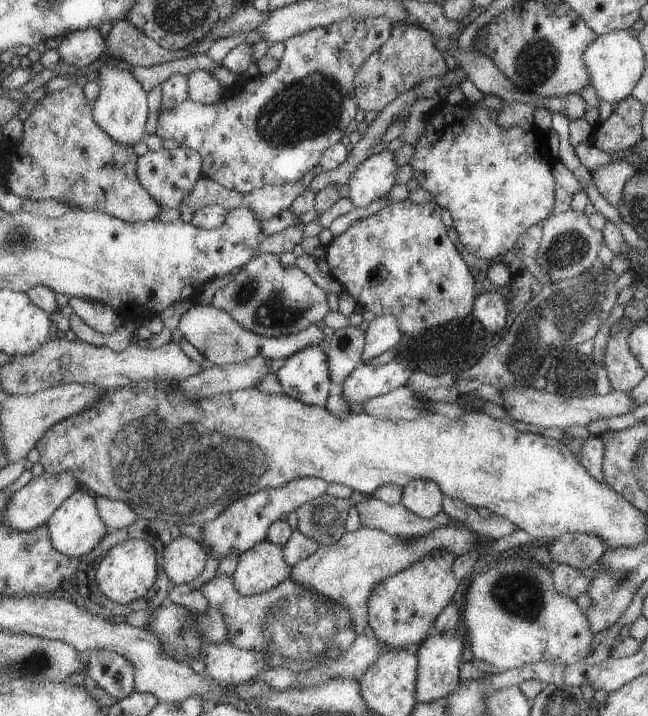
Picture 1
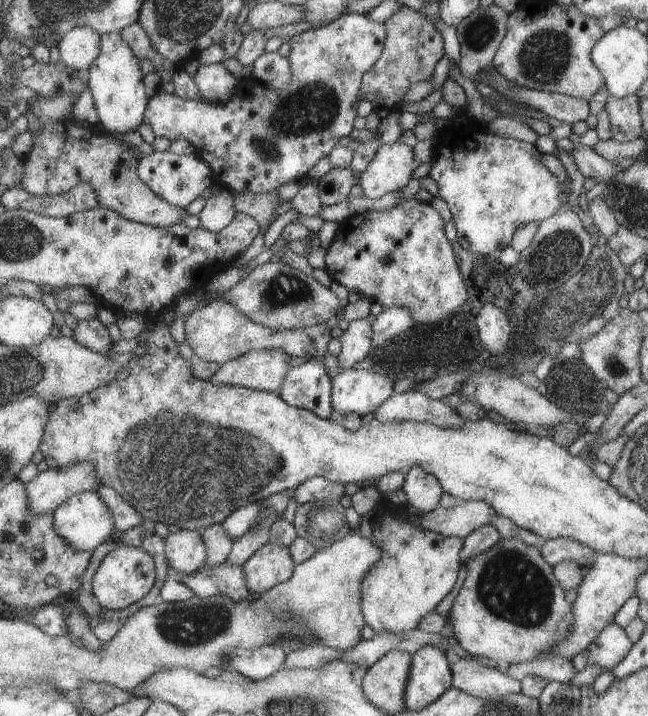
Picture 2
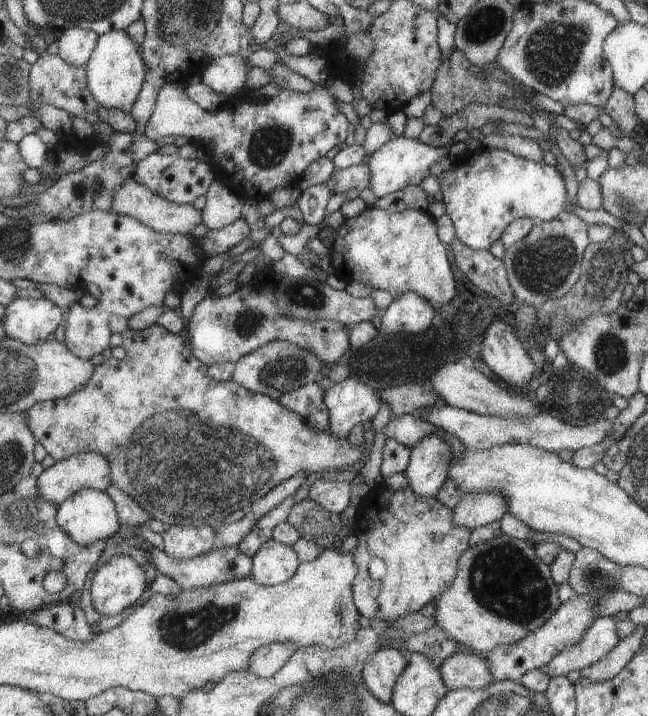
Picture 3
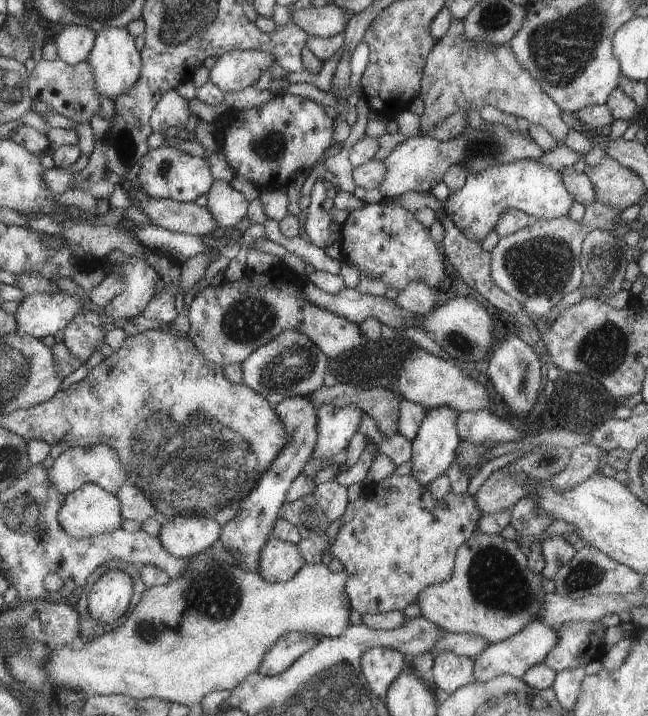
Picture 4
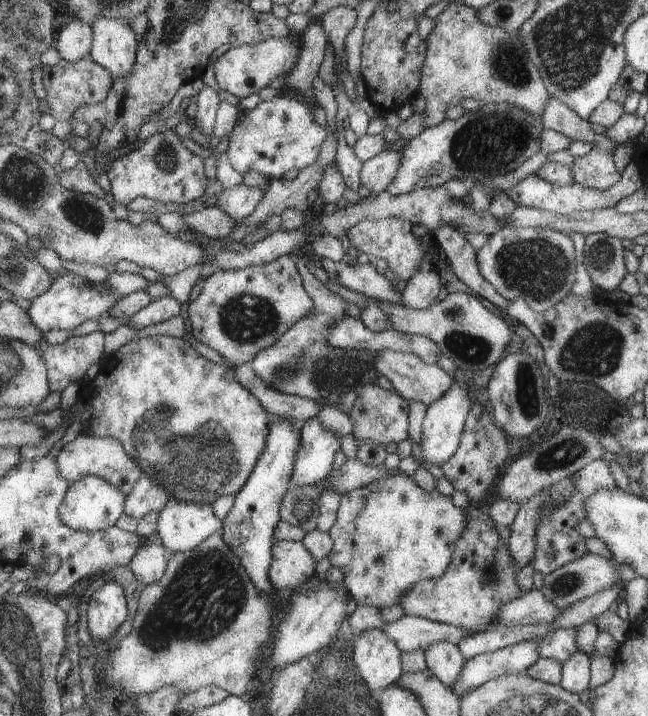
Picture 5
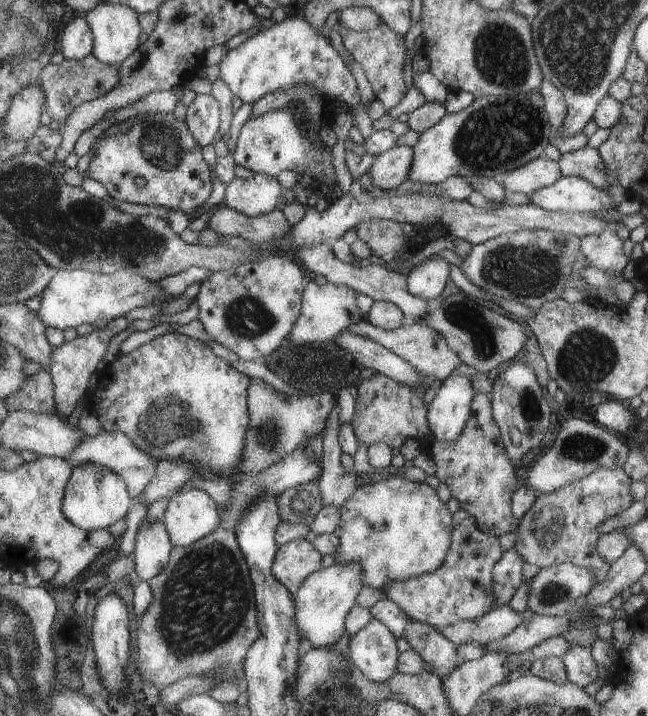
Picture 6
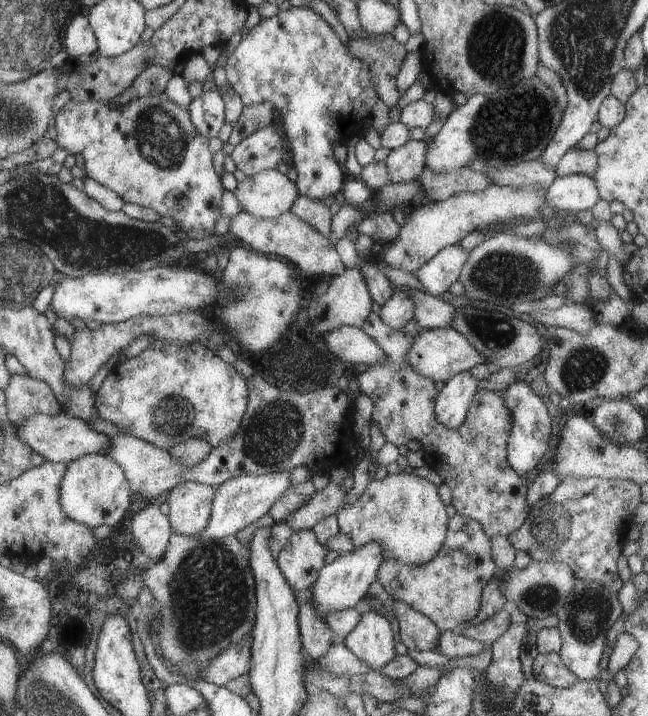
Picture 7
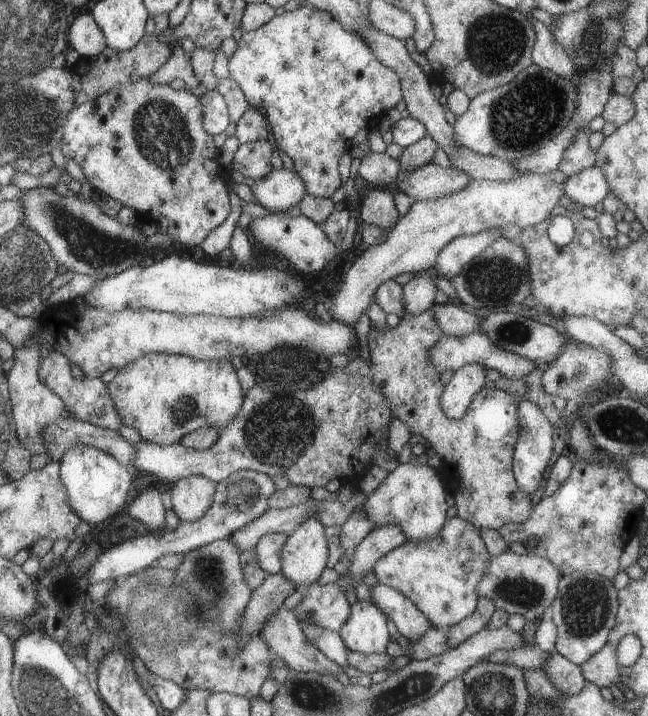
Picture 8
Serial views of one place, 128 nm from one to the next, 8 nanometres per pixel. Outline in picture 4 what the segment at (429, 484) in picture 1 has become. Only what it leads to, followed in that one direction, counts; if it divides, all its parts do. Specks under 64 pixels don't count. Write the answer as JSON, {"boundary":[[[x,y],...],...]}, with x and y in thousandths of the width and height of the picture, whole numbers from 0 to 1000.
{"boundary":[[[674,567],[657,573],[642,608],[633,619],[634,665],[659,680],[670,668],[681,665],[701,642],[711,612],[705,601],[708,574],[696,567]]]}

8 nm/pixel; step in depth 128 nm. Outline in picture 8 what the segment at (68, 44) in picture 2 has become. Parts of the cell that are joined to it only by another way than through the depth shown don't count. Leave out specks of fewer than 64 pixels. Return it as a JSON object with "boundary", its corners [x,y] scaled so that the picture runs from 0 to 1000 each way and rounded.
{"boundary":[[[137,13],[117,21],[108,39],[108,66],[117,70],[123,80],[150,78],[165,66]]]}

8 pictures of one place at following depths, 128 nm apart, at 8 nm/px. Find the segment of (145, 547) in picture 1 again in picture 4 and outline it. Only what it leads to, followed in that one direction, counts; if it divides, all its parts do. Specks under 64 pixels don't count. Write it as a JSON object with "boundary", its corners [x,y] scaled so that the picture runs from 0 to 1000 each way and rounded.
{"boundary":[[[174,791],[171,796],[157,799],[137,827],[134,851],[139,860],[150,872],[181,867],[198,851],[202,827],[205,807],[193,796]]]}

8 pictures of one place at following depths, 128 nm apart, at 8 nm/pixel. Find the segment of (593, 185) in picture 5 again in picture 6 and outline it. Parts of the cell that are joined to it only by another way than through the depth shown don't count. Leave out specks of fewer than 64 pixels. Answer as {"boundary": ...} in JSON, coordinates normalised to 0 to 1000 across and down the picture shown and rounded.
{"boundary":[[[915,205],[866,214],[860,229],[867,244],[904,250],[924,264],[937,258],[935,232],[931,232],[924,211]]]}

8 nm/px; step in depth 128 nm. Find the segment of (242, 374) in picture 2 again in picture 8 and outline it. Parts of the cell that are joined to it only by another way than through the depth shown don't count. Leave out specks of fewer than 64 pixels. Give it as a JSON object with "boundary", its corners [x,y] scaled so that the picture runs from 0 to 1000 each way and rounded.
{"boundary":[[[853,237],[841,243],[810,242],[804,246],[776,251],[776,254],[730,251],[718,258],[718,263],[674,277],[671,279],[640,281],[636,279],[628,297],[616,303],[608,320],[588,341],[569,344],[559,355],[539,372],[539,377],[525,384],[523,402],[503,416],[505,437],[495,441],[500,447],[520,448],[532,454],[545,454],[548,447],[563,437],[577,405],[594,391],[606,390],[608,385],[620,381],[651,380],[660,377],[671,369],[677,351],[687,341],[705,330],[733,327],[742,321],[769,318],[778,316],[799,316],[804,320],[823,316],[844,304],[850,293],[860,288],[866,274],[869,274],[869,254],[875,246],[869,246],[863,237]]]}

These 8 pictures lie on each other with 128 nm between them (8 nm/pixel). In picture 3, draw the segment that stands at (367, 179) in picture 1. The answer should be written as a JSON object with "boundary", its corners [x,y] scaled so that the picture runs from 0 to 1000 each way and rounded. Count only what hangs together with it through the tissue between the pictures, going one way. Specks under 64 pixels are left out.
{"boundary":[[[622,189],[599,196],[566,221],[569,257],[565,261],[573,265],[576,274],[590,275],[628,258],[645,258],[654,250],[653,246],[659,246],[662,229],[668,229],[677,218],[690,215],[690,207],[693,203],[684,207],[659,204],[645,194],[625,193]]]}

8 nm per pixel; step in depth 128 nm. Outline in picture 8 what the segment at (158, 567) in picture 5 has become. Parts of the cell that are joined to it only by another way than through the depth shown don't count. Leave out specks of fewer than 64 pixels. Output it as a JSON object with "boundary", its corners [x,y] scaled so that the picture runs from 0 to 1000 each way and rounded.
{"boundary":[[[239,679],[213,686],[196,704],[194,716],[218,729],[230,743],[242,743],[255,736],[255,711],[248,704],[248,690]]]}

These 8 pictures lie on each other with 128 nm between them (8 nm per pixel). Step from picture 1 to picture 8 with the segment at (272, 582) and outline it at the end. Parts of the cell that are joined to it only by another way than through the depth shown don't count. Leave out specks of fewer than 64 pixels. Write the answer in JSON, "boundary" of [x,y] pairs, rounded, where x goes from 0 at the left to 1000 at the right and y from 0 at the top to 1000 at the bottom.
{"boundary":[[[477,721],[443,747],[434,768],[431,797],[463,823],[491,810],[506,777],[503,737],[486,722]]]}

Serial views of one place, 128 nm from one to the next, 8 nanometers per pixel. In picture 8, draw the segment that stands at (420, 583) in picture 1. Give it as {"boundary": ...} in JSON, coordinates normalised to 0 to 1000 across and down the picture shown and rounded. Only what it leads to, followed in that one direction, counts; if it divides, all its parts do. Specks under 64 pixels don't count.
{"boundary":[[[616,647],[611,654],[594,663],[594,669],[569,693],[560,700],[560,718],[573,726],[576,736],[606,732],[606,735],[619,735],[627,743],[627,757],[644,757],[644,754],[656,754],[667,751],[671,746],[677,746],[677,740],[687,732],[687,693],[684,693],[684,682],[671,665],[671,659],[662,654],[662,649],[644,649],[628,647]]]}

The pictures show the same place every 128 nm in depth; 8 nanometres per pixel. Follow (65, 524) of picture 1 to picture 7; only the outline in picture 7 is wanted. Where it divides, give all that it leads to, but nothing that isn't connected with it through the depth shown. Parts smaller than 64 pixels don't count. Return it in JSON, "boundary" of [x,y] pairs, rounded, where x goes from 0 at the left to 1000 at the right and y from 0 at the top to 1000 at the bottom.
{"boundary":[[[140,633],[102,647],[100,662],[91,679],[91,696],[96,712],[103,723],[131,732],[134,737],[147,735],[174,736],[193,718],[199,707],[199,673],[188,652],[160,633]]]}

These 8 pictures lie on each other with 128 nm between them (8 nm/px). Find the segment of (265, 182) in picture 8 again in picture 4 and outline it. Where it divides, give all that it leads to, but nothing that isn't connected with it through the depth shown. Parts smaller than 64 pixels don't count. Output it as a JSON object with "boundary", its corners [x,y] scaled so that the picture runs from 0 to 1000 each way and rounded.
{"boundary":[[[335,251],[323,263],[316,291],[336,317],[358,317],[380,302],[384,282],[352,256]]]}

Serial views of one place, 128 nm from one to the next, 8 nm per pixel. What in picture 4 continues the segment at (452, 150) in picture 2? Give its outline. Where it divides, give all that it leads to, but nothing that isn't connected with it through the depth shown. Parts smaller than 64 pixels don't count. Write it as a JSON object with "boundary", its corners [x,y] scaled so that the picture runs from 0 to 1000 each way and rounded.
{"boundary":[[[801,222],[755,232],[738,242],[721,242],[715,260],[693,267],[684,293],[711,327],[741,341],[782,293],[798,293],[844,309],[873,300],[884,282],[886,277],[869,258],[863,237],[840,232],[826,222]]]}

